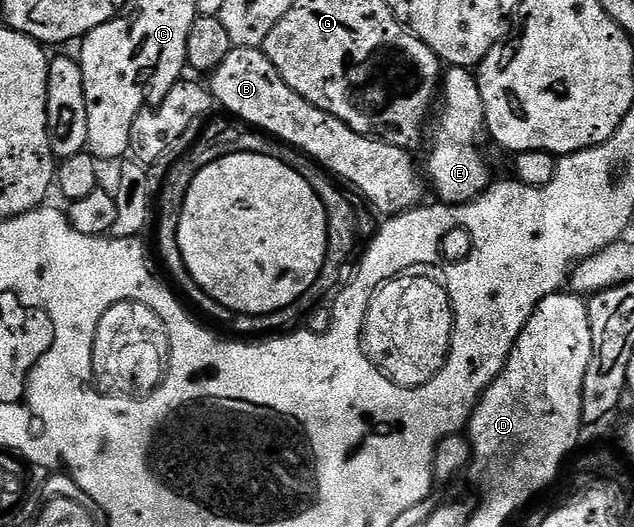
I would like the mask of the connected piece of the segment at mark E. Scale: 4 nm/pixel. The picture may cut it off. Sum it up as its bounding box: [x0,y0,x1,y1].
[424,68,492,203]

